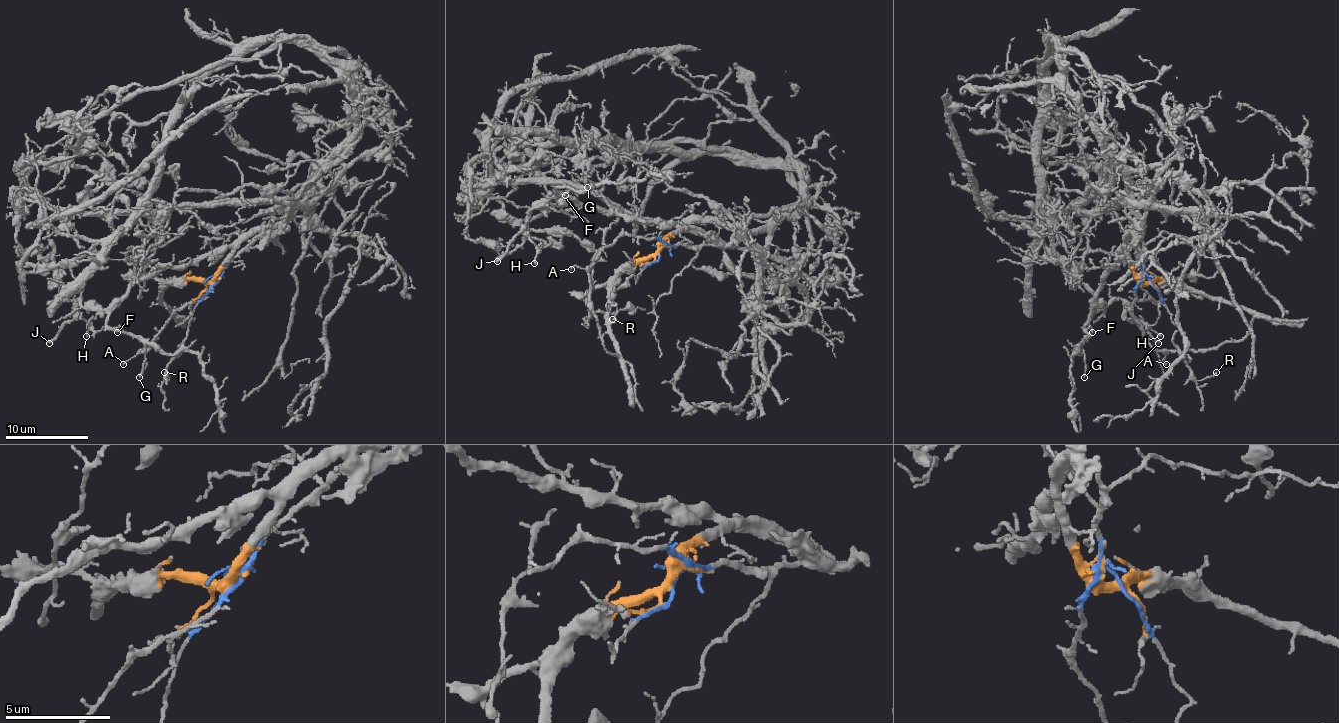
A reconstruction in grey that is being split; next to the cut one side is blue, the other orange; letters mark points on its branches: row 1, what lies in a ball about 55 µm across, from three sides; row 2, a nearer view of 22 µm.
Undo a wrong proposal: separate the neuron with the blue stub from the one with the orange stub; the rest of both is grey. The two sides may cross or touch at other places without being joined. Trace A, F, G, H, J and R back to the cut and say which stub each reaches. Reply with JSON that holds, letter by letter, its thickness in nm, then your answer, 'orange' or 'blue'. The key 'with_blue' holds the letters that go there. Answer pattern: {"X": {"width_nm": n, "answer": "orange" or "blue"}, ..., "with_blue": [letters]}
{"A": {"width_nm": 90, "answer": "blue"}, "F": {"width_nm": 140, "answer": "orange"}, "G": {"width_nm": 90, "answer": "orange"}, "H": {"width_nm": 170, "answer": "orange"}, "J": {"width_nm": 220, "answer": "orange"}, "R": {"width_nm": 100, "answer": "blue"}, "with_blue": ["A", "R"]}

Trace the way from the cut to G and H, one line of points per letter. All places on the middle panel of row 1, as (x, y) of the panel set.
G: (659, 253), (671, 228), (628, 213), (605, 213), (565, 199), (555, 188), (580, 190), (588, 186)
H: (659, 253), (671, 228), (571, 199), (542, 199), (525, 218), (534, 263)

